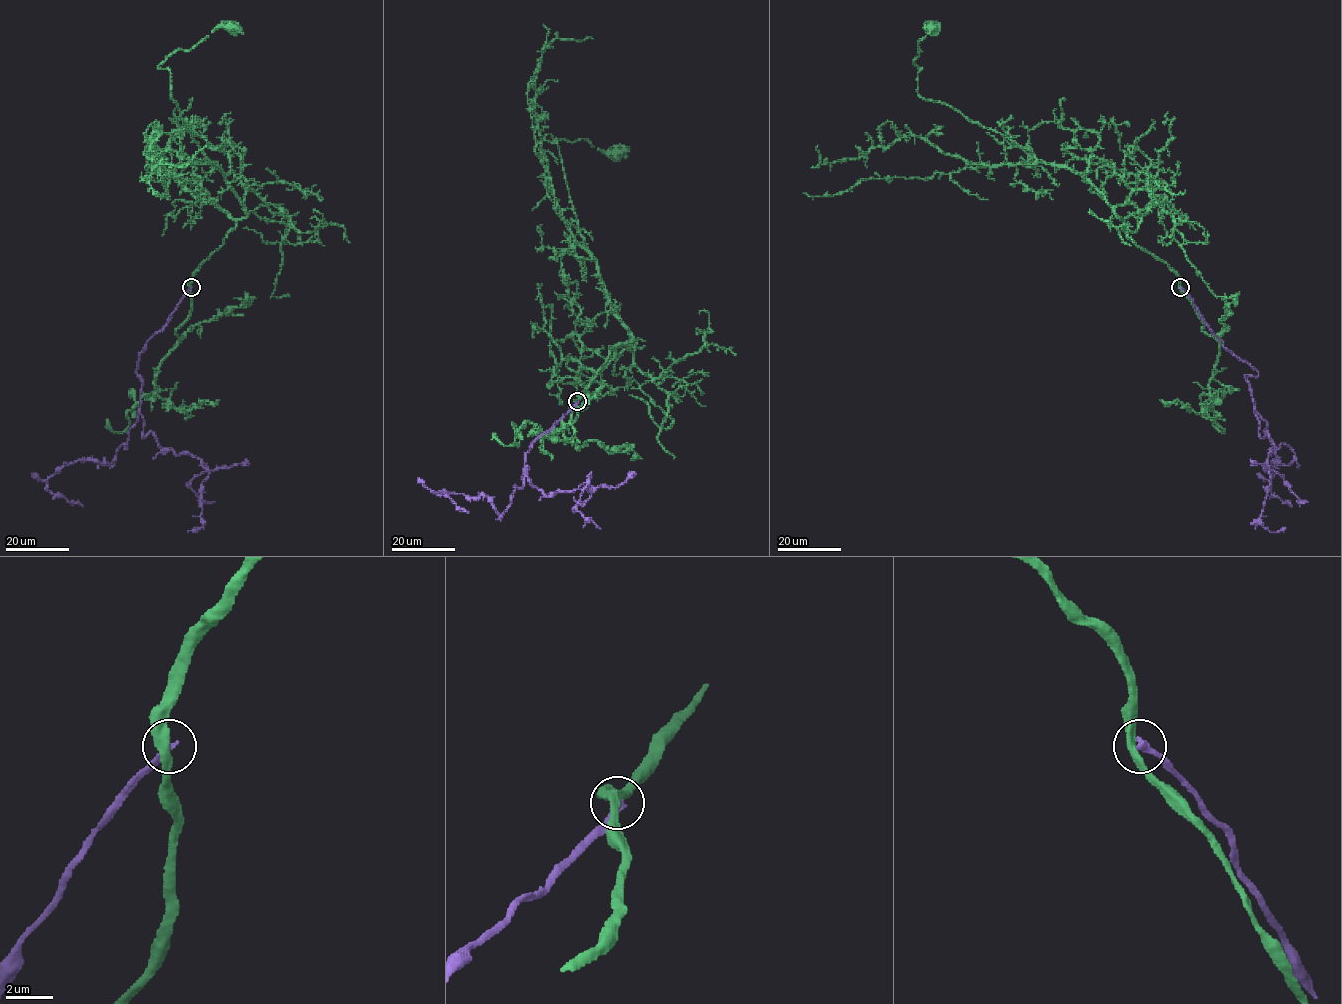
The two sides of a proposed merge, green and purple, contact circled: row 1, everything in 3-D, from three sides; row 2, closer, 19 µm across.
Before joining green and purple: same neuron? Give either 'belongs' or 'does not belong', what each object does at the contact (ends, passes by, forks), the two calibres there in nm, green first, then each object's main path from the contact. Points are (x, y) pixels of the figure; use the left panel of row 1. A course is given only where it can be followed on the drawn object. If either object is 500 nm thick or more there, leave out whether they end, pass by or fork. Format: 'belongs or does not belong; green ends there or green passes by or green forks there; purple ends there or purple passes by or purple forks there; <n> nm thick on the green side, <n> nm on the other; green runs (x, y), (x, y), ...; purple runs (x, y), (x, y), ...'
does not belong; green passes by; purple ends there; 360 nm thick on the green side, 360 nm on the other; green runs (190, 287), (192, 275), (246, 211), (193, 138), (172, 99), (170, 71), (158, 66), (219, 27), (230, 28); purple runs (191, 287), (139, 352), (138, 420), (124, 448), (109, 465), (65, 463), (46, 482), (46, 489), (82, 507)

